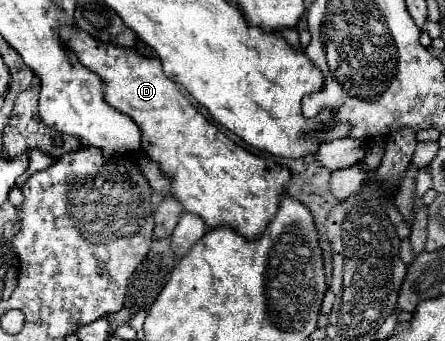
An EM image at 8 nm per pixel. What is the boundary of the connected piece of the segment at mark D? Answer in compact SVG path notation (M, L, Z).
M61 28L59 34L61 34L61 40L77 54L79 62L103 78L105 100L115 110L127 114L139 126L147 154L159 164L159 168L165 174L169 174L173 178L173 188L171 188L173 196L181 202L181 206L187 212L201 216L209 228L229 226L229 228L237 230L241 236L247 236L247 240L255 240L265 232L269 222L275 218L275 214L279 210L279 202L287 194L287 186L291 182L291 172L285 166L243 150L233 140L229 140L223 132L219 132L181 94L177 84L171 82L163 74L159 58L147 58L147 56L137 54L135 50L101 44L93 36L83 34L79 28Z

